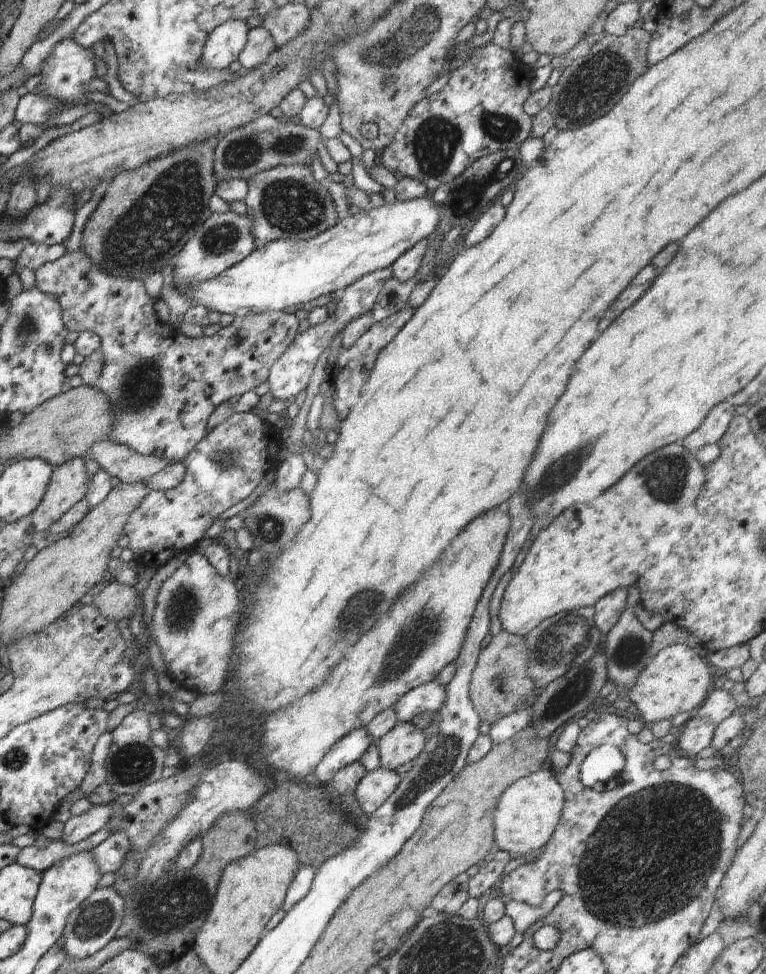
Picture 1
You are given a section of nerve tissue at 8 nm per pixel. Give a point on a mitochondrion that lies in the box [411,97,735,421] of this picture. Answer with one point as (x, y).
(467, 197)

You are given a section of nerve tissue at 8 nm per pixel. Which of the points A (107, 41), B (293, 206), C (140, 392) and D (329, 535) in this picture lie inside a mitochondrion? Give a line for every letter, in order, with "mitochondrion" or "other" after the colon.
A: other
B: mitochondrion
C: mitochondrion
D: other

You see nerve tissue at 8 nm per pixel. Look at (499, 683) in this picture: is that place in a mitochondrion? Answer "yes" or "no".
yes

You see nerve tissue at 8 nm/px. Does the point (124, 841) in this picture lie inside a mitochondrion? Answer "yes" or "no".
no

